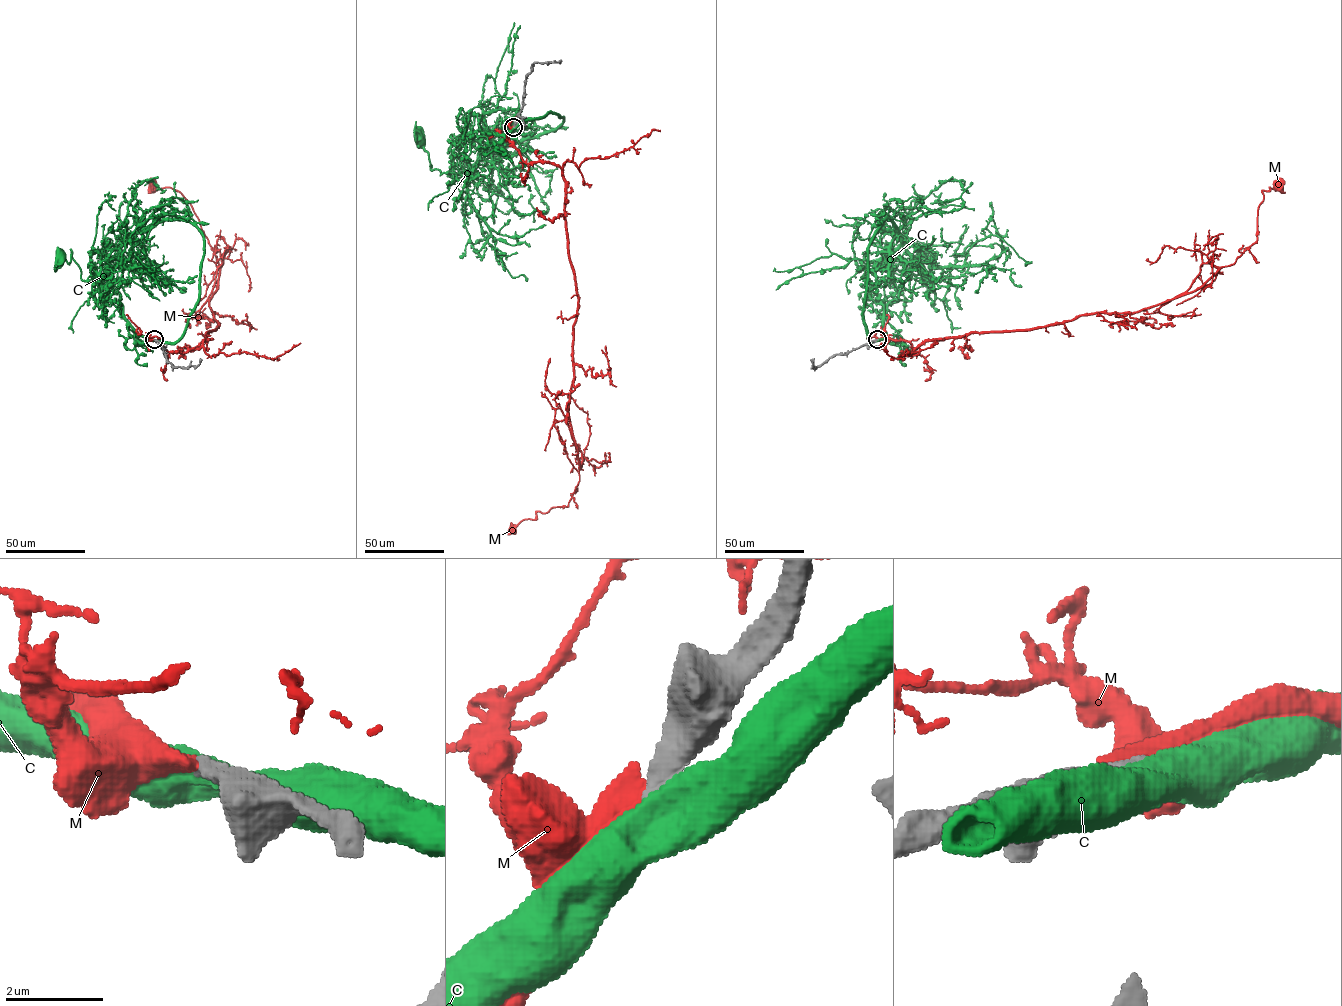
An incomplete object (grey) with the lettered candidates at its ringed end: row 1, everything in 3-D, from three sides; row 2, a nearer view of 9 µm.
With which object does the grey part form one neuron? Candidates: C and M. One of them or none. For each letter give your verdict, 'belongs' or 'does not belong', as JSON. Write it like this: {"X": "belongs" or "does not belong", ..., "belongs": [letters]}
{"C": "does not belong", "M": "belongs", "belongs": ["M"]}

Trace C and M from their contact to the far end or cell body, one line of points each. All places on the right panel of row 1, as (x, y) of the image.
C: (877, 340), (885, 336), (881, 303), (896, 291), (896, 268), (925, 278), (920, 256), (904, 263), (889, 256)
M: (877, 339), (907, 341), (913, 352), (932, 340), (1134, 313), (1193, 292), (1256, 241), (1262, 191), (1279, 183)

